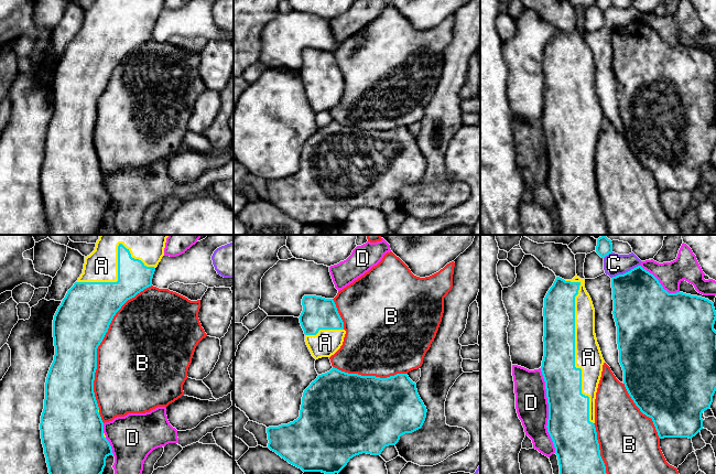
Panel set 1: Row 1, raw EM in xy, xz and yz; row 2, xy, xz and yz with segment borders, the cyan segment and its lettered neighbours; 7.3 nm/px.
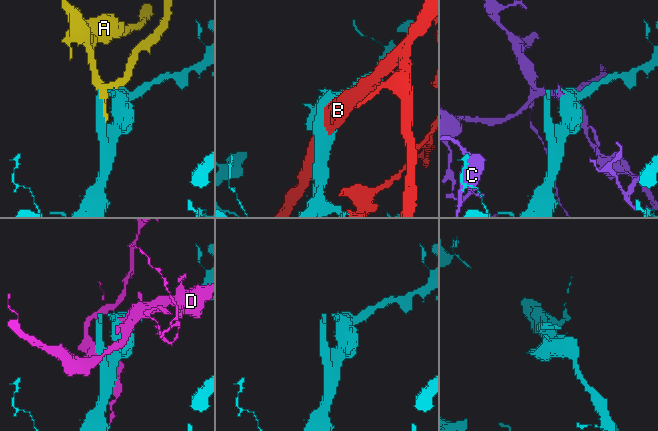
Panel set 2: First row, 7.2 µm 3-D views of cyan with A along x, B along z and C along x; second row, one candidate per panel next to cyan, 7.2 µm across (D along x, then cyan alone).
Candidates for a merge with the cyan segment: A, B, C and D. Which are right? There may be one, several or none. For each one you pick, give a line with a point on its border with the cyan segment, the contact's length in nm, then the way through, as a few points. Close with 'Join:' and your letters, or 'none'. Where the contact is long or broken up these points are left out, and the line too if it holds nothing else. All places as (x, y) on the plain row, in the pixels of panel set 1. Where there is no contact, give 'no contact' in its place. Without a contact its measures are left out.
A: meets cyan in yz at (574, 101); contact 1050 nm long
Join: A

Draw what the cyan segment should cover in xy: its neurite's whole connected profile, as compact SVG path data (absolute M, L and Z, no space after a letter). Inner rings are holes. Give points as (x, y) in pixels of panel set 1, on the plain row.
M95 0L95 3L89 9L85 10L83 26L74 36L74 39L67 44L65 51L63 52L54 68L53 90L55 108L46 130L44 162L41 169L40 176L41 192L44 201L44 207L46 211L51 235L96 235L98 229L104 225L104 222L106 219L106 212L109 208L113 208L111 198L104 186L104 175L99 168L99 160L94 146L94 133L97 122L97 101L102 95L106 86L108 85L113 69L121 62L121 60L128 53L134 51L138 46L152 39L152 31L155 21L164 9L164 1L165 0Z

